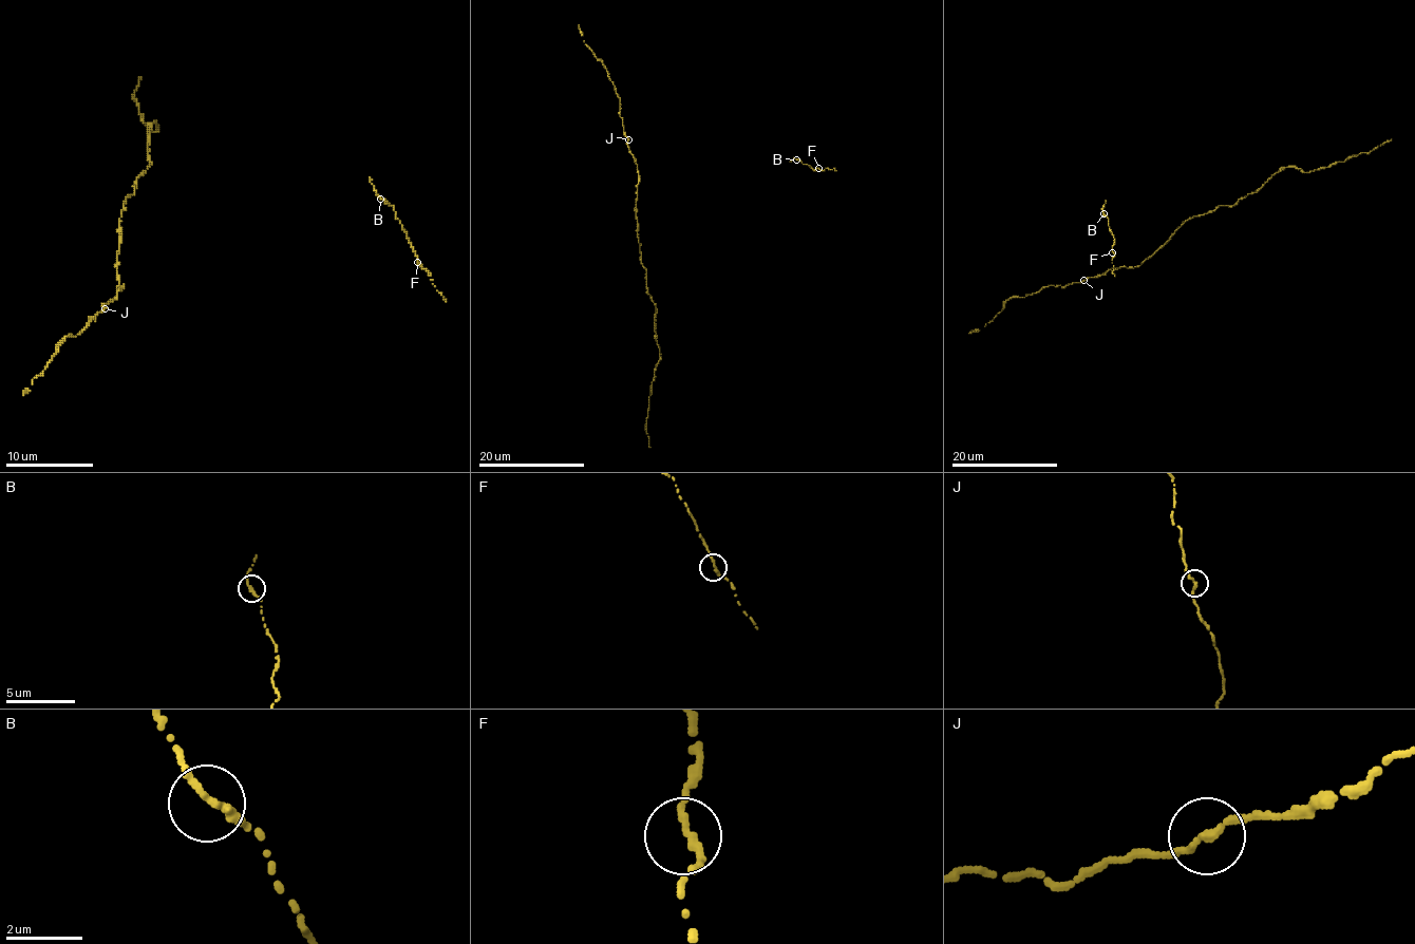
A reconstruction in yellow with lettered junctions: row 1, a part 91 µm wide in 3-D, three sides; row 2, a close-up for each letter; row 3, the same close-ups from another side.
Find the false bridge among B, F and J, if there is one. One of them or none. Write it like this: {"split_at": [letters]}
{"split_at": []}

